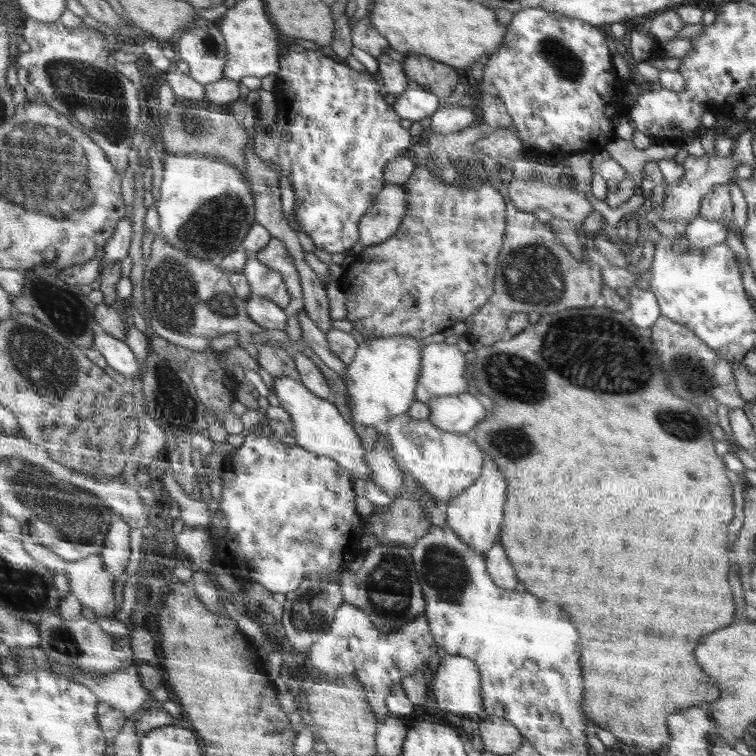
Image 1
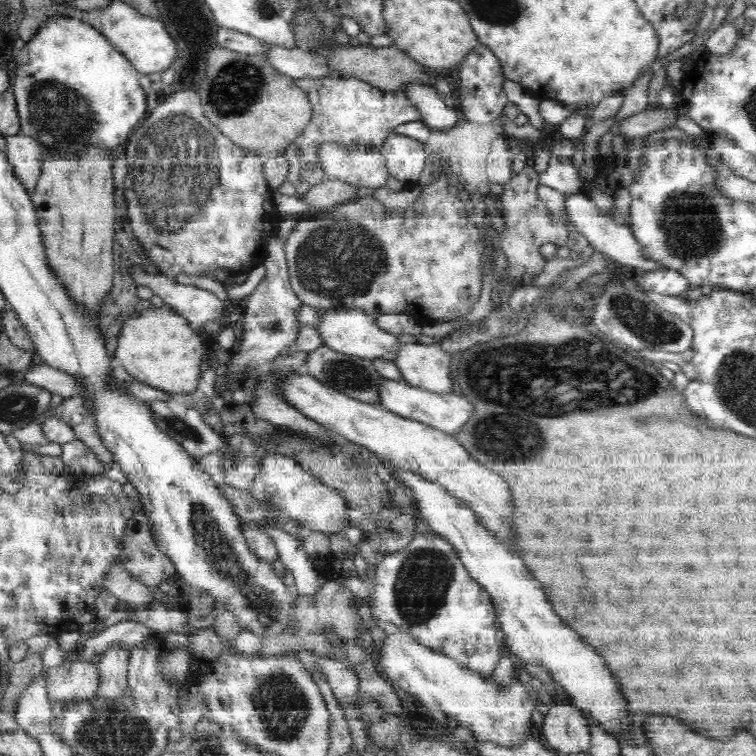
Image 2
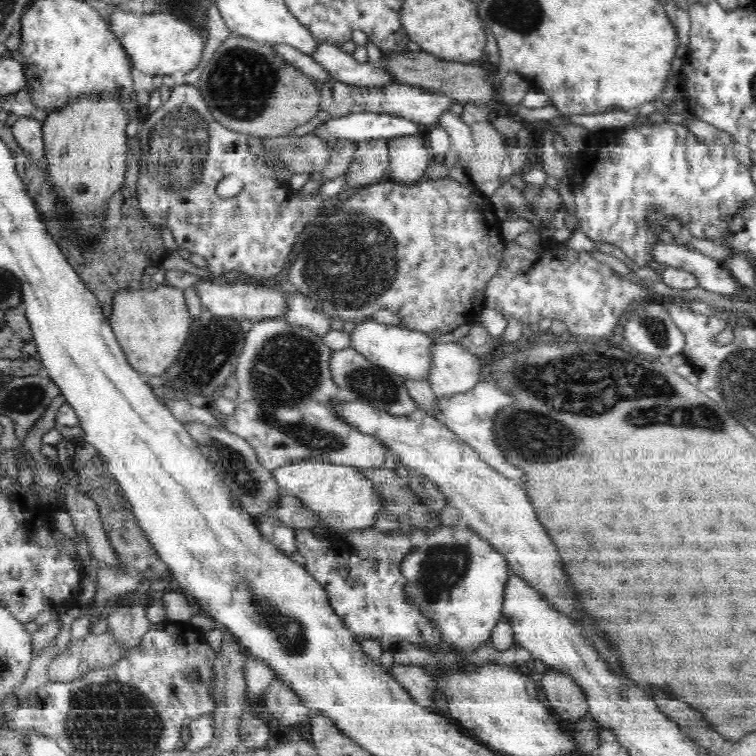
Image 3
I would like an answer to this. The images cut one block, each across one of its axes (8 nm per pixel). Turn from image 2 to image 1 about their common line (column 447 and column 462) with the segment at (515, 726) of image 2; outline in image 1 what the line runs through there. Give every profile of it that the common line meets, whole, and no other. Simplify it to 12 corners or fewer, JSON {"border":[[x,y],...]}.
{"border":[[446,655],[430,685],[437,708],[482,715],[480,667]]}

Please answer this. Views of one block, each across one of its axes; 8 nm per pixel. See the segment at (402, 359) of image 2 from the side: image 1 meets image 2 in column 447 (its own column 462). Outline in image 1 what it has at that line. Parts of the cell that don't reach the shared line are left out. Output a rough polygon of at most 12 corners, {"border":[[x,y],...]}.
{"border":[[430,343],[416,400],[466,393],[457,345]]}

